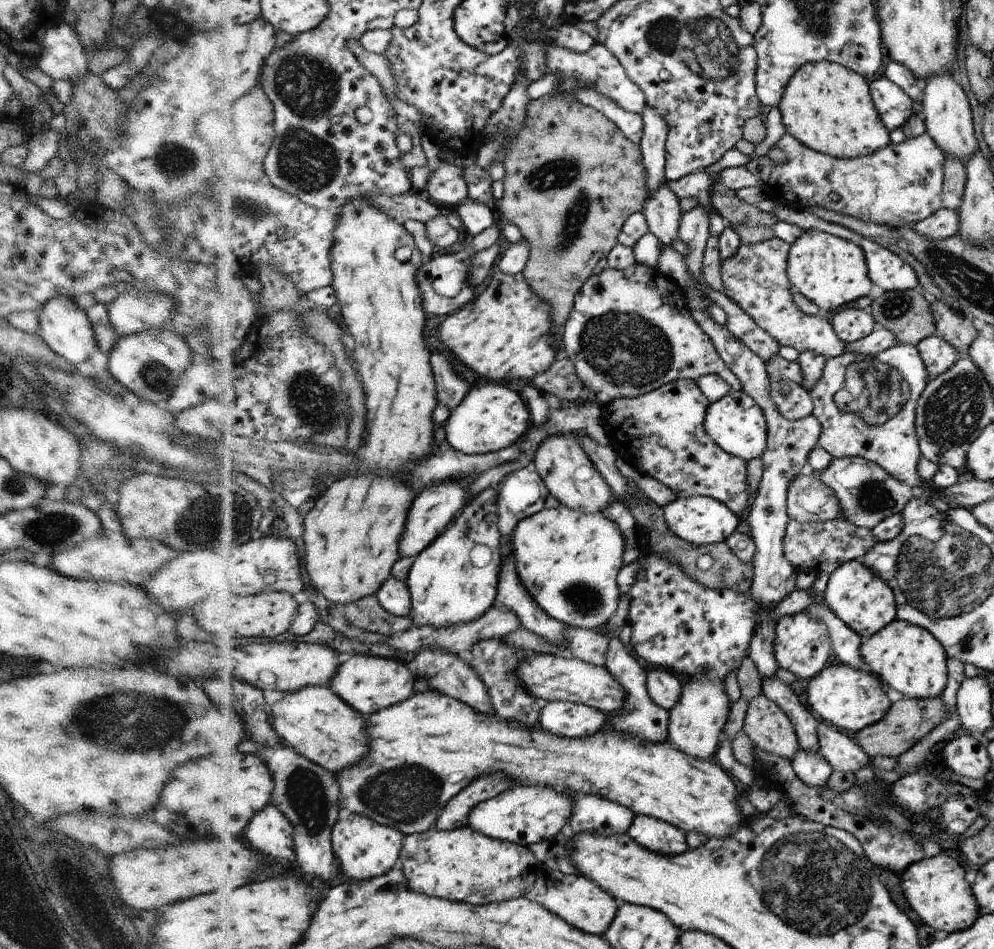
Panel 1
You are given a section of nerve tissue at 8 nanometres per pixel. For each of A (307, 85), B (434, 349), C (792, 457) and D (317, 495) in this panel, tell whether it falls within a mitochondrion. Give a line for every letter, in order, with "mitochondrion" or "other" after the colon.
A: mitochondrion
B: other
C: other
D: other

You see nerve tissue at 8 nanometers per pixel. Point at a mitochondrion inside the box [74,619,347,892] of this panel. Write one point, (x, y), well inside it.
(305, 790)

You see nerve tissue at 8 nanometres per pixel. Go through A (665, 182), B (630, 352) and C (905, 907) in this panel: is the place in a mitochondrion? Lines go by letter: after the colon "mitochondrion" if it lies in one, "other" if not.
A: other
B: mitochondrion
C: other

